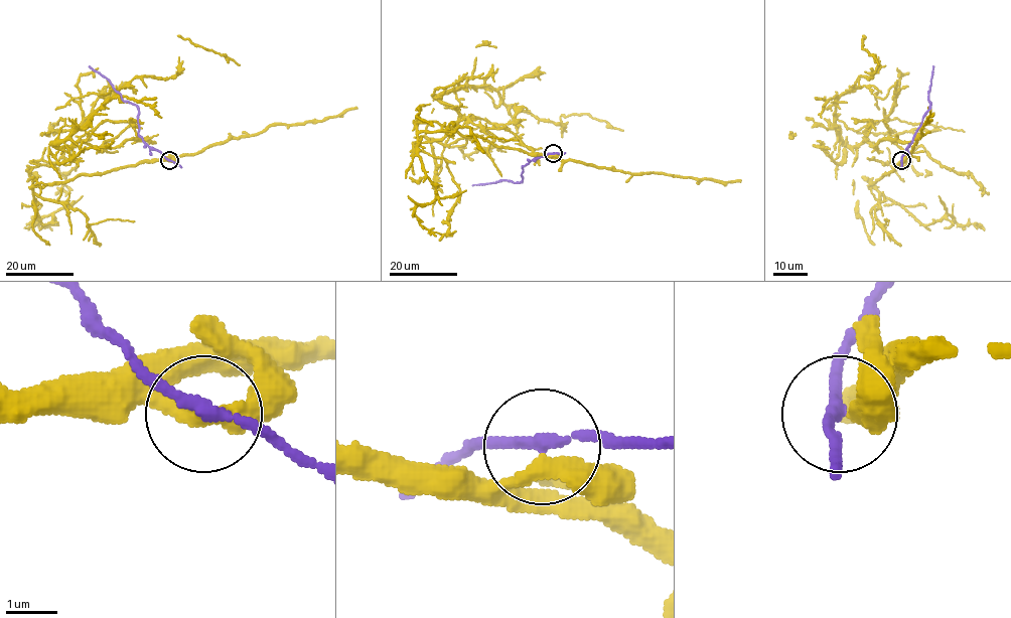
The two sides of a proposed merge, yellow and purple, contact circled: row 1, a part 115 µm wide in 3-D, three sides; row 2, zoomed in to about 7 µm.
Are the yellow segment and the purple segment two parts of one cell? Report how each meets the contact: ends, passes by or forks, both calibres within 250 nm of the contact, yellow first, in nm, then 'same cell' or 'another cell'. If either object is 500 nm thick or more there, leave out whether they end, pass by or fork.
yellow passes by; purple passes by; calibres 260 and 200 nm; another cell

